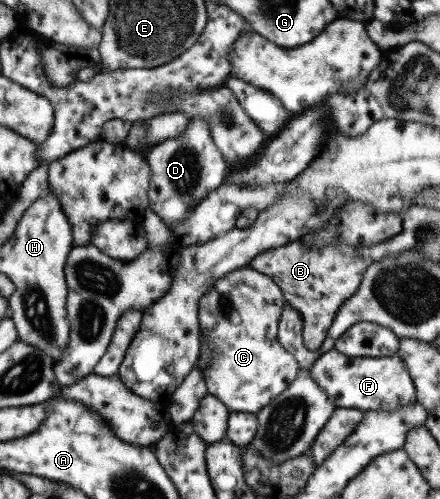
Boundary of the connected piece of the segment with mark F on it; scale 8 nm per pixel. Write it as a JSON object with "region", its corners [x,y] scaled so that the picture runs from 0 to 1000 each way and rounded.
{"region":[[[757,697],[711,727],[705,747],[766,816],[818,824],[895,824],[948,804],[939,758],[925,741],[925,729],[905,709],[873,715],[795,715]]]}

